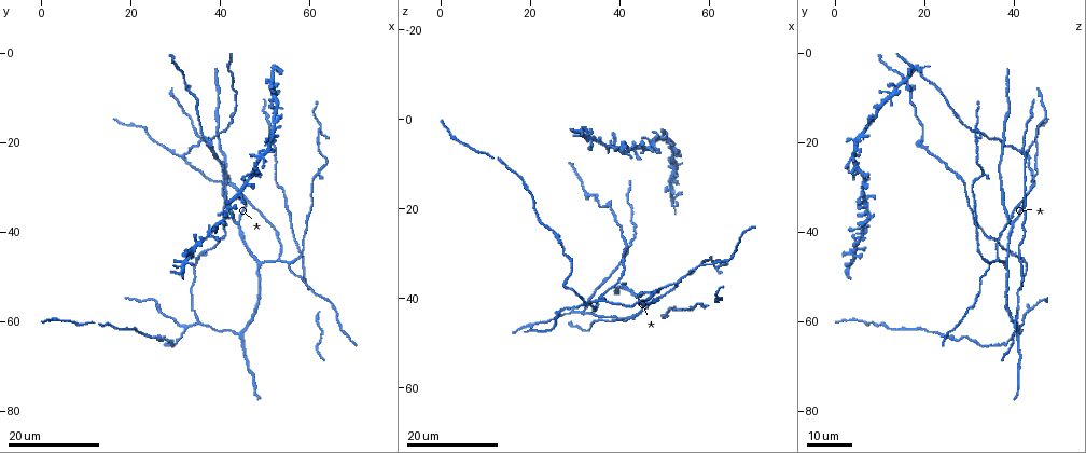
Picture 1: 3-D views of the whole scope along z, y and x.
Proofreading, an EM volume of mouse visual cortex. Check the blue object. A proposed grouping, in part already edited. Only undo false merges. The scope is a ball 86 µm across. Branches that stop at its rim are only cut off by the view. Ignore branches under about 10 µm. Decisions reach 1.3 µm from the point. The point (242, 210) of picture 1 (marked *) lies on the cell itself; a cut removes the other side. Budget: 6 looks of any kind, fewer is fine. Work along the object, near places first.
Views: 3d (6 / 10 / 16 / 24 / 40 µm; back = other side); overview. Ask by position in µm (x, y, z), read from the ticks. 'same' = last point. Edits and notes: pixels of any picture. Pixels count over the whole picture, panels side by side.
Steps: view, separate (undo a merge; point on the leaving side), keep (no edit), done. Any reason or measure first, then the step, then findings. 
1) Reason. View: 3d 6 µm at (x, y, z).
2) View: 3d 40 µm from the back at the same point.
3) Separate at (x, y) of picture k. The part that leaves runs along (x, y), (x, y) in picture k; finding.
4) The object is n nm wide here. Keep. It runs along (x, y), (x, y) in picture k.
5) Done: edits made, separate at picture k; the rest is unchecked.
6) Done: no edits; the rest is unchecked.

Thin arm on a thick one. View: 3d 24 µm at (42.5, 28.5, 44.0).

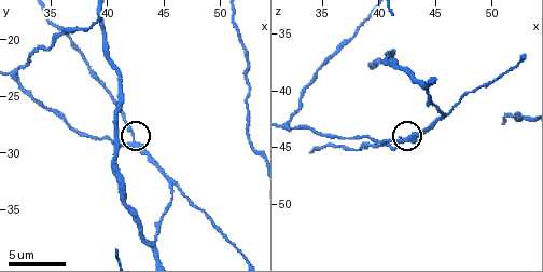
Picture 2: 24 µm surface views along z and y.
View: 3d 6 µm at (42.4, 29.0, 44.4).

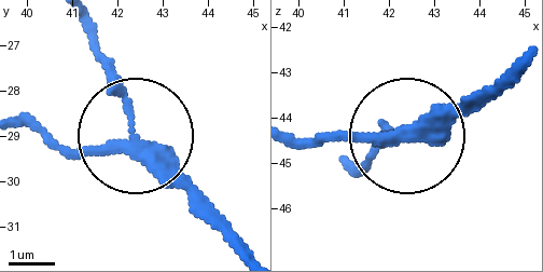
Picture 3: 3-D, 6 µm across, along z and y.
Keep. It runs along (244, 243), (140, 138), (82, 22) in picture 3; one cell here.

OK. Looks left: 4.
A fork. View: 3d 16 µm at (56.0, 47.5, 34.5).

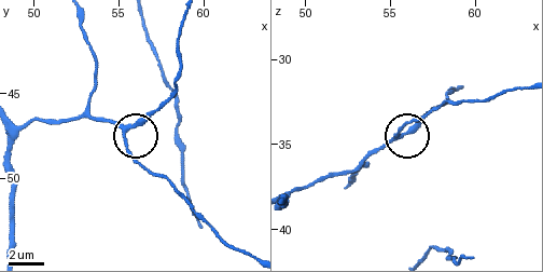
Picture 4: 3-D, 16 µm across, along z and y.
View: 3d 6 µm at (55.4, 47.5, 34.5).

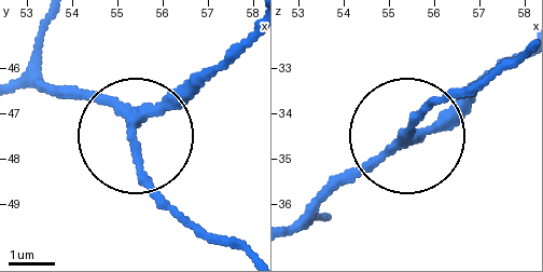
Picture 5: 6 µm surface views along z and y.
The side arm is 29 µm long. Keep. It runs along (26, 89), (72, 89), (119, 111), (138, 170), (184, 223) in picture 5; all the same cell.

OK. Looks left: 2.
Three-way junction. View: 3d 24 µm at (35.5, 60.5, 40.5).

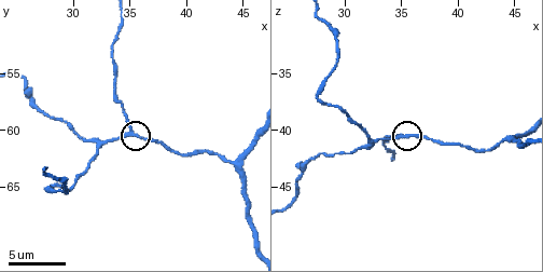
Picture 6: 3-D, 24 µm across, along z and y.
View: 3d 6 µm at (35.0, 60.2, 40.4).

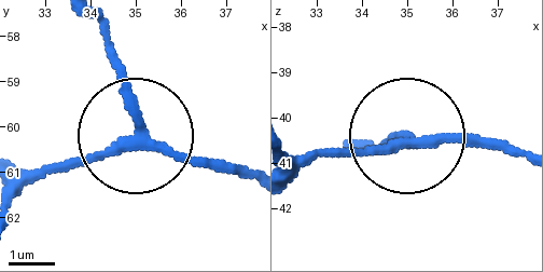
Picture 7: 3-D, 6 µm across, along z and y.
Keep. It runs along (242, 174), (127, 136), (23, 178) in picture 7; one cell here.

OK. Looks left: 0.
Done: no edits; the rest is unchecked.

